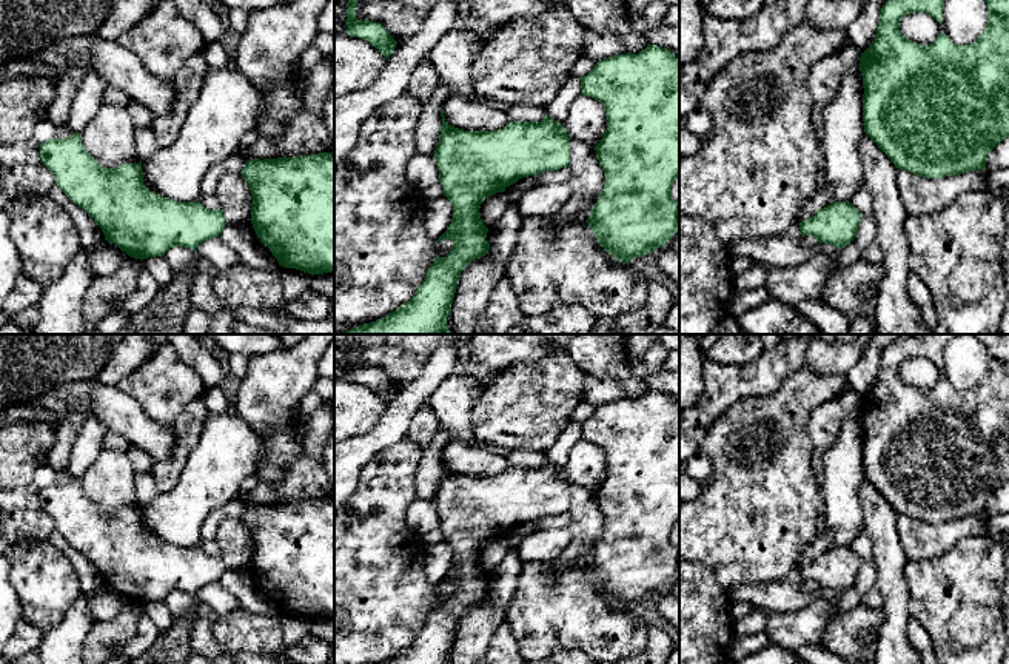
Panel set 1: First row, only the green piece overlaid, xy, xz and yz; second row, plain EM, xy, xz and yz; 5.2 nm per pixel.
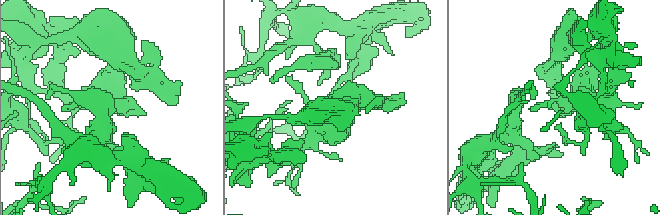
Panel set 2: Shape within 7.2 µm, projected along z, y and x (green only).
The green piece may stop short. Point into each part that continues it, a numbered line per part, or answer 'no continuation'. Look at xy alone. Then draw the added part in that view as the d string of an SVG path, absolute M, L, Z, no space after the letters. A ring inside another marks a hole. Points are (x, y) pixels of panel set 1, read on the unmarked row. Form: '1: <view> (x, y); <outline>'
no continuation

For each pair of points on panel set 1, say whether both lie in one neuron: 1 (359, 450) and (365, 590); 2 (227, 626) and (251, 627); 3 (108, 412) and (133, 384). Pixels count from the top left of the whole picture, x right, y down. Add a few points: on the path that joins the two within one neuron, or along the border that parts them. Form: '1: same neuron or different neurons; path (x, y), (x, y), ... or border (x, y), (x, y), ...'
1: different neurons; border (387, 447), (381, 449), (367, 462), (350, 496)
2: same neuron; path (233, 627), (245, 627)
3: different neurons; border (116, 385), (128, 393), (150, 418)

